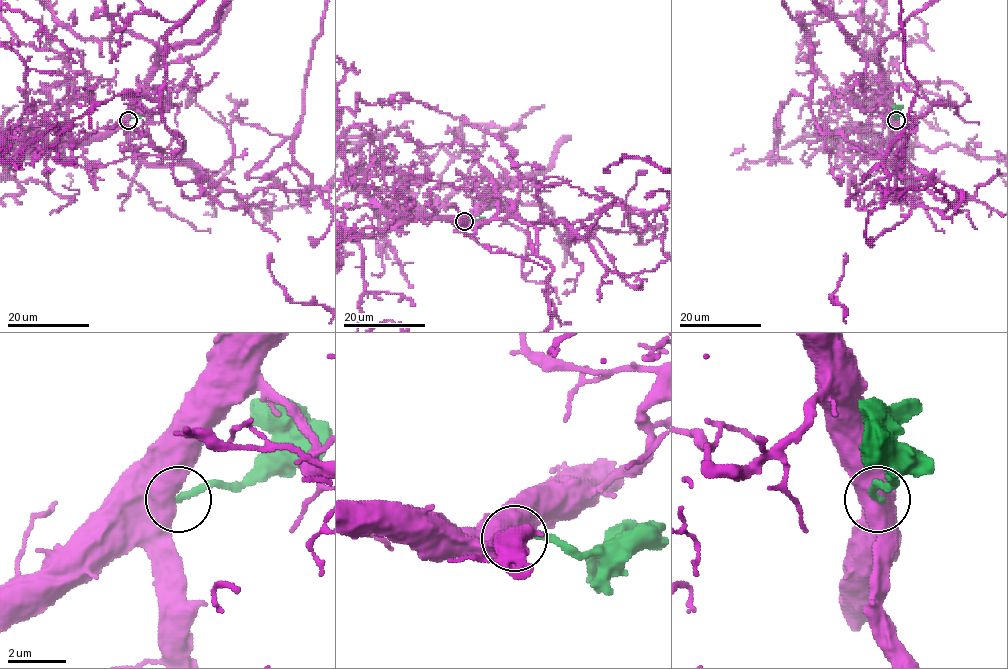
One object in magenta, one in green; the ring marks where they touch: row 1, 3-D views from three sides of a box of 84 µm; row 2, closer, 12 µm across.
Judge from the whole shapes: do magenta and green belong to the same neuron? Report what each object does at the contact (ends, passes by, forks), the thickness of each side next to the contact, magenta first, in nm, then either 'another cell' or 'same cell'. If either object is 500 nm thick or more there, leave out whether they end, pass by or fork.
calibres 900 and 240 nm; another cell

